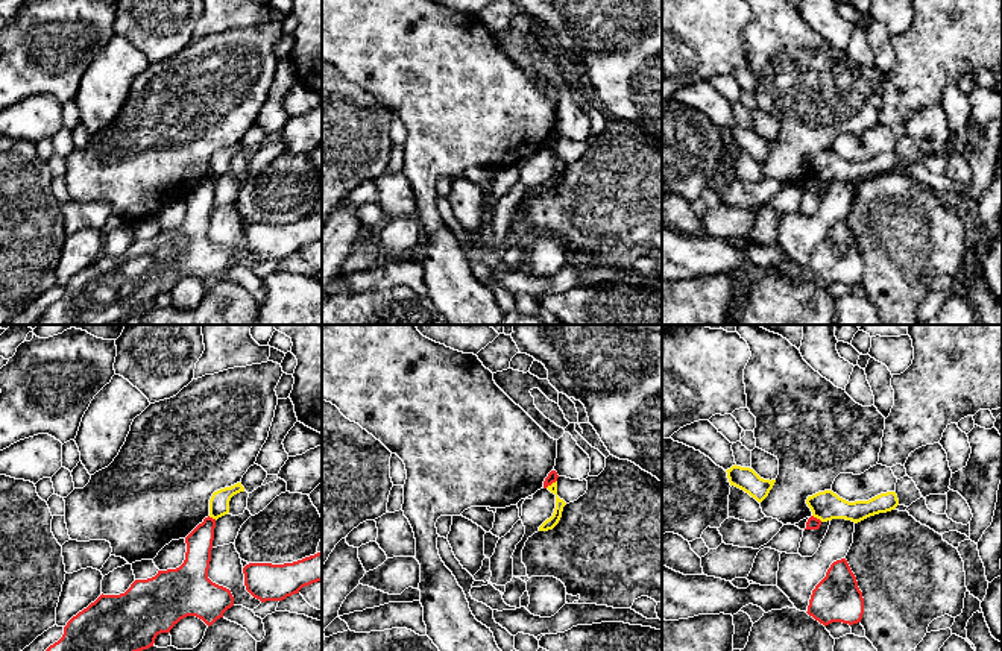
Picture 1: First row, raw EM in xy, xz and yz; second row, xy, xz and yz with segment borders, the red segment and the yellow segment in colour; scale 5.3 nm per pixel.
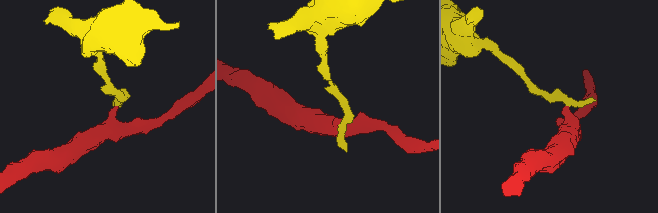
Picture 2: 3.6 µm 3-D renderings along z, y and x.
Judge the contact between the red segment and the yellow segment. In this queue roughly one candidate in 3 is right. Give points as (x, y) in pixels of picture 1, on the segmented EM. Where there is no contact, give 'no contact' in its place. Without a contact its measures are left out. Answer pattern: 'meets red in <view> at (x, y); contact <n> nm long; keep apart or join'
meets red in xz at (550, 484); contact 80 nm long; keep apart

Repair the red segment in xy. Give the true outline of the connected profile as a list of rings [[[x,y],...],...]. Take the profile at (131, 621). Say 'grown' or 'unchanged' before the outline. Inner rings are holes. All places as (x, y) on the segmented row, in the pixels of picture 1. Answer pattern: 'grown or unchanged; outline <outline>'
unchanged; outline [[[205,517],[185,537],[185,560],[179,568],[158,571],[147,580],[135,580],[124,593],[102,593],[67,622],[62,637],[46,651],[143,651],[153,646],[158,634],[170,633],[187,616],[196,616],[208,627],[223,618],[234,605],[234,596],[229,589],[208,578],[214,528],[216,519]]]

